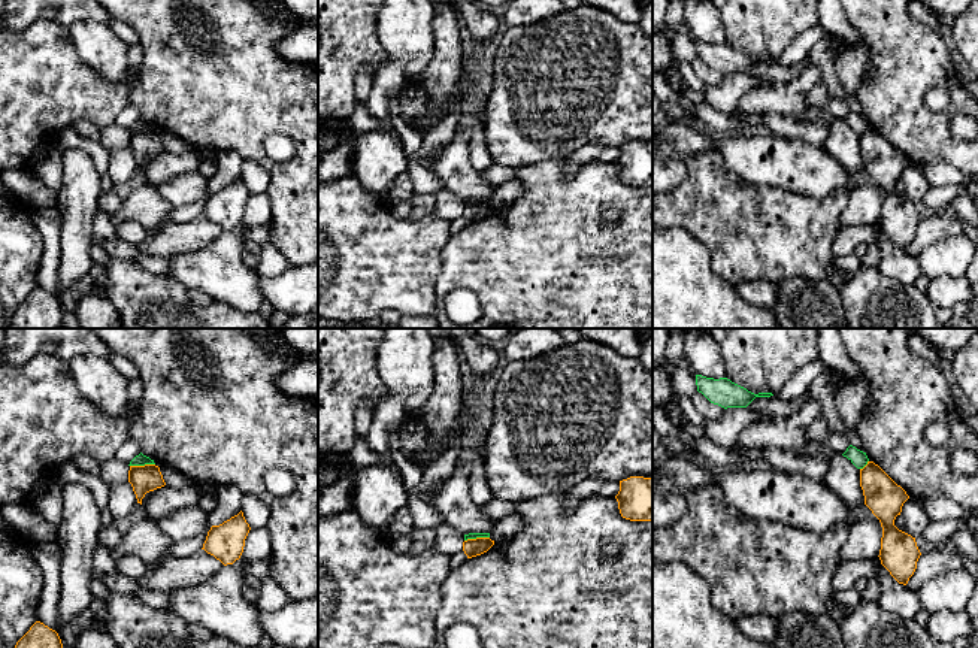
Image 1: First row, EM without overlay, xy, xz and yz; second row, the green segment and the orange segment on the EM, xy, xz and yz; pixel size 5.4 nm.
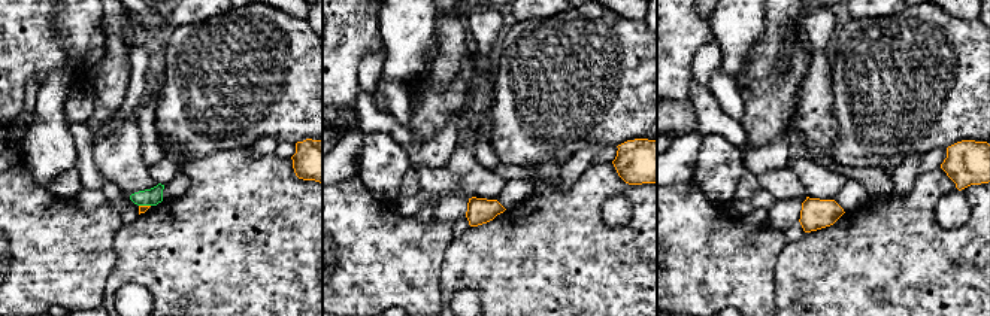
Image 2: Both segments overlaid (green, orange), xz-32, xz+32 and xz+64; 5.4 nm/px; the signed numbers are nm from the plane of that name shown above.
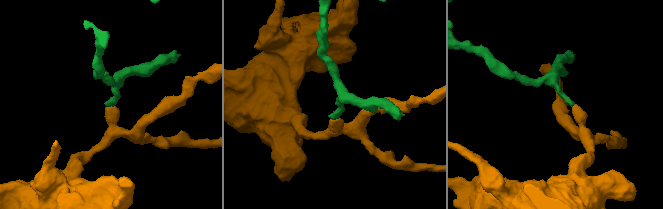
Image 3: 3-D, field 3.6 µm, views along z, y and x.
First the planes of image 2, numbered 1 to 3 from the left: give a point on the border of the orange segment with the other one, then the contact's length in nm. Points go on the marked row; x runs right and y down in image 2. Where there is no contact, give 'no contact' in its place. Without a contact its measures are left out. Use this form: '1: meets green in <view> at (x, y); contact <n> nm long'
1: meets green in xz-32 at (145, 204); contact 60 nm long
2: no contact
3: no contact

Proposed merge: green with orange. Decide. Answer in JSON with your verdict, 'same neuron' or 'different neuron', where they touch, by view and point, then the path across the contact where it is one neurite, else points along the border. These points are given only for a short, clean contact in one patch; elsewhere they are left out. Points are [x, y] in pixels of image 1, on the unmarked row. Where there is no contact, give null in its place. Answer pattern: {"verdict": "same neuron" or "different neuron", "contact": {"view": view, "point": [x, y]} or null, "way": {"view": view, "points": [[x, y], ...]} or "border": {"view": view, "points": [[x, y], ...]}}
{"verdict": "different neuron", "contact": {"view": "xy", "point": [142, 130]}, "border": {"view": "xy", "points": [[154, 129], [130, 132]]}}

